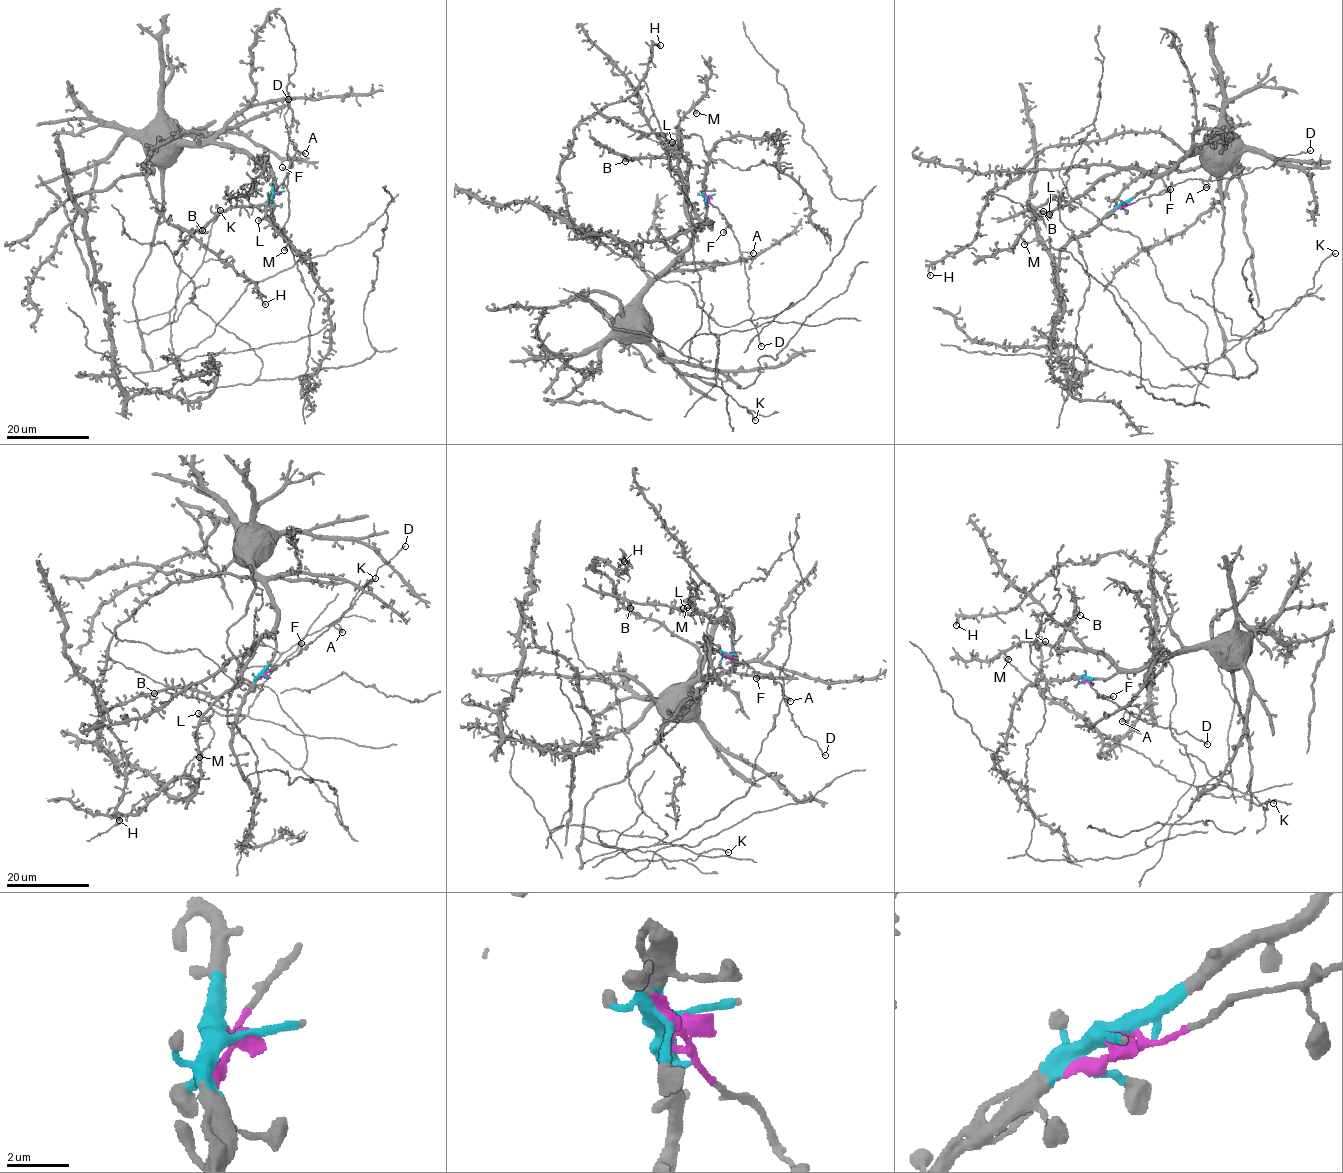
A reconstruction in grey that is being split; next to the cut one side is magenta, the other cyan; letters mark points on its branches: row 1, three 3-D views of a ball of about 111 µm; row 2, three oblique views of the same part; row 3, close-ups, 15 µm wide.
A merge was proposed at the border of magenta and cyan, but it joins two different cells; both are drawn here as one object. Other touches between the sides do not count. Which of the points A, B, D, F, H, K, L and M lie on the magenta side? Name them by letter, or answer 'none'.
A, D, F

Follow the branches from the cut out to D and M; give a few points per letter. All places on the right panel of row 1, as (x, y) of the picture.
D: (1124, 203), (1129, 205), (1189, 179), (1239, 177), (1258, 168), (1270, 167), (1276, 160), (1289, 155), (1310, 150)
M: (1124, 203), (1148, 189), (1154, 178), (1132, 168), (1106, 173), (1070, 202), (1039, 213), (1022, 234), (1025, 244)

